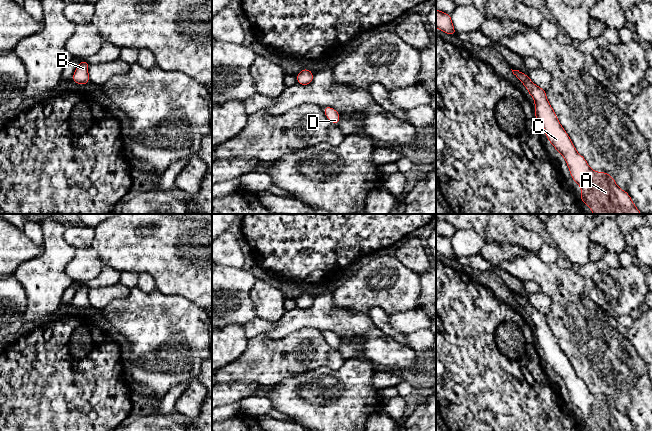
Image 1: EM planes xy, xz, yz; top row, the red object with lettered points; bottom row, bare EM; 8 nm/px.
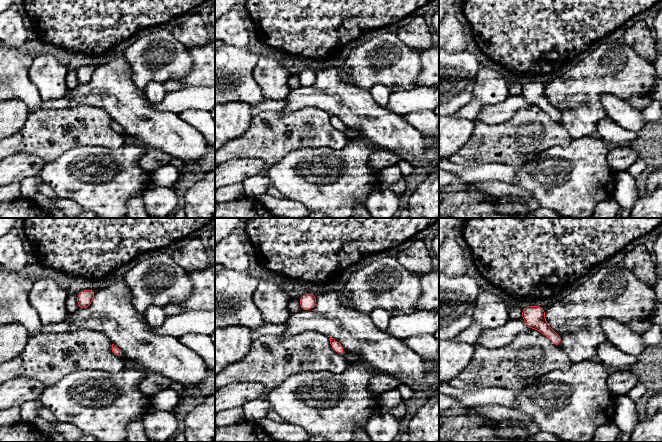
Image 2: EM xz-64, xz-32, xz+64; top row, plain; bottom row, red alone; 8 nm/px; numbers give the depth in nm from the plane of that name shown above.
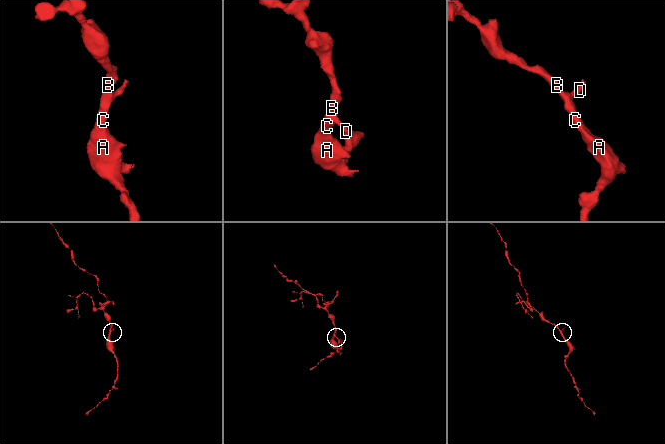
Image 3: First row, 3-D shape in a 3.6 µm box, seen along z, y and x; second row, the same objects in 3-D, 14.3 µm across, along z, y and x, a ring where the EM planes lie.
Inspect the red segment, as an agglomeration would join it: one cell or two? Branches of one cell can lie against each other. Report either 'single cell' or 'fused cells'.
single cell

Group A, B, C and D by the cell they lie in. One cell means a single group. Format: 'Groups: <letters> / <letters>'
Groups: A B C D

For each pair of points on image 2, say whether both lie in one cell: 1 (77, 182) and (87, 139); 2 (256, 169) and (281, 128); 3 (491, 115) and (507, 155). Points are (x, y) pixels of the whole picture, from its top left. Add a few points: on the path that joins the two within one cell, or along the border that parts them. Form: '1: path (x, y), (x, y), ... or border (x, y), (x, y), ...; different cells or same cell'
1: border (108, 147), (74, 147), (63, 154); different cells
2: border (238, 157), (259, 158), (268, 165); different cells
3: border (515, 112), (499, 123), (475, 123); different cells

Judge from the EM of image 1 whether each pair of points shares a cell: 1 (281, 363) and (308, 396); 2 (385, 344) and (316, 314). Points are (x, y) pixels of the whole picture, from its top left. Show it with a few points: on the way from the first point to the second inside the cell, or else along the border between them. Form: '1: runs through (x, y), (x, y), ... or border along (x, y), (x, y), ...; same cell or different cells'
1: border along (315, 369), (292, 374), (273, 385); different cells
2: runs through (368, 330), (361, 324), (345, 324), (333, 318); same cell

